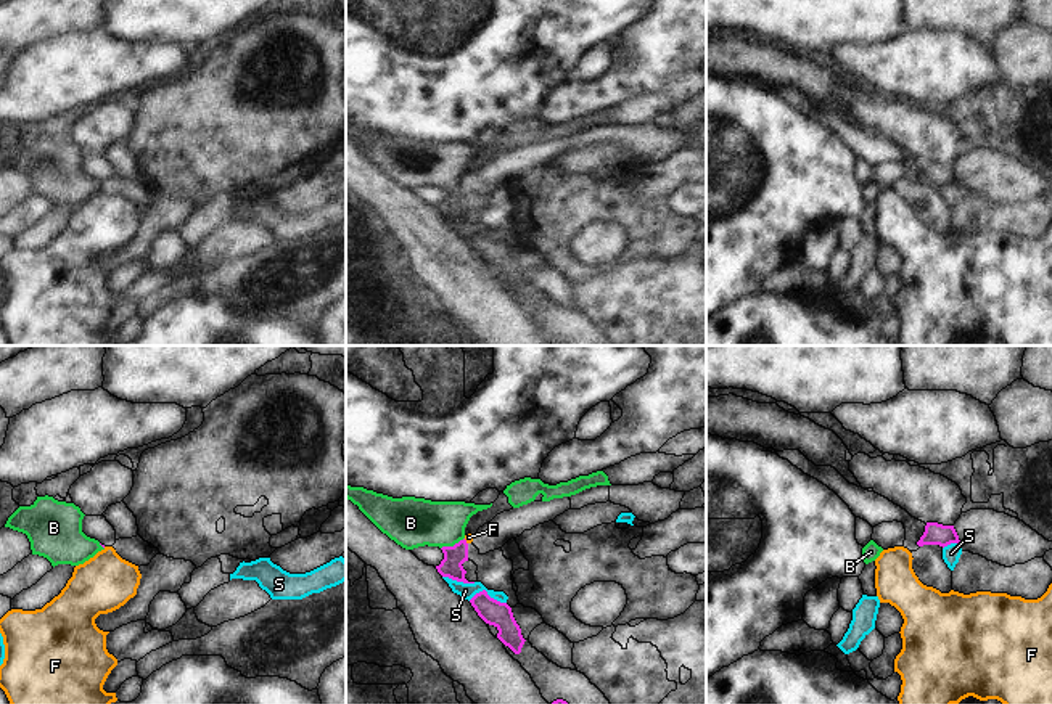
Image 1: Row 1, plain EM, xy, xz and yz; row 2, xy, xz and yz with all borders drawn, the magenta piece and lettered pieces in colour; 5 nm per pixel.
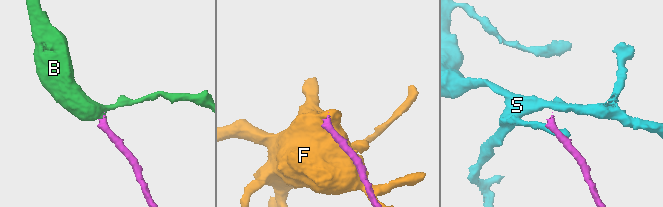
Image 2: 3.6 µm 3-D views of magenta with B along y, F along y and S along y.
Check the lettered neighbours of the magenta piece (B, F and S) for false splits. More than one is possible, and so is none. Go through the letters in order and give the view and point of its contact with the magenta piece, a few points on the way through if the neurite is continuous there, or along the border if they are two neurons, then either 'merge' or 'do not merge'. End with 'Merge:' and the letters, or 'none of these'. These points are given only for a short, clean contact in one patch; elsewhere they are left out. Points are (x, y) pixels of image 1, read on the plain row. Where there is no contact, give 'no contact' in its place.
B: xz (454, 185) | across xz (451, 206), (454, 185), (431, 163), (410, 163) | merge
F: xz (465, 182) | along xz (464, 179), (467, 184) | do not merge
S: xz (486, 233) | along xz (468, 240), (484, 230), (505, 243) | do not merge
Merge: B

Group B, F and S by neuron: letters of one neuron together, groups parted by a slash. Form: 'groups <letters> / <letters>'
groups B / F / S

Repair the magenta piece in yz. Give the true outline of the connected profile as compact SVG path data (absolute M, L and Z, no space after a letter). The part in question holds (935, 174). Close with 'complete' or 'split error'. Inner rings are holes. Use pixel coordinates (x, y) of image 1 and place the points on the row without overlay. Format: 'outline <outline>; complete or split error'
outline M927 162L925 172L917 182L918 186L923 185L939 185L939 186L947 186L951 183L960 185L959 175L954 169L954 166L943 166L938 162Z; complete

